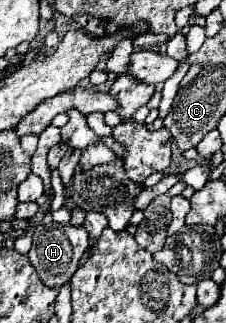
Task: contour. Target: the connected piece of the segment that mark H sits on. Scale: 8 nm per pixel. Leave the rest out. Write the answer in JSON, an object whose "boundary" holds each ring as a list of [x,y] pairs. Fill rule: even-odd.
{"boundary":[[[50,222],[50,224],[40,224],[34,230],[34,242],[28,252],[28,258],[30,258],[30,264],[36,268],[38,276],[42,278],[42,282],[46,282],[46,286],[60,288],[78,270],[78,260],[82,258],[86,248],[88,248],[88,232],[84,230],[84,226],[76,228],[70,224]]]}

